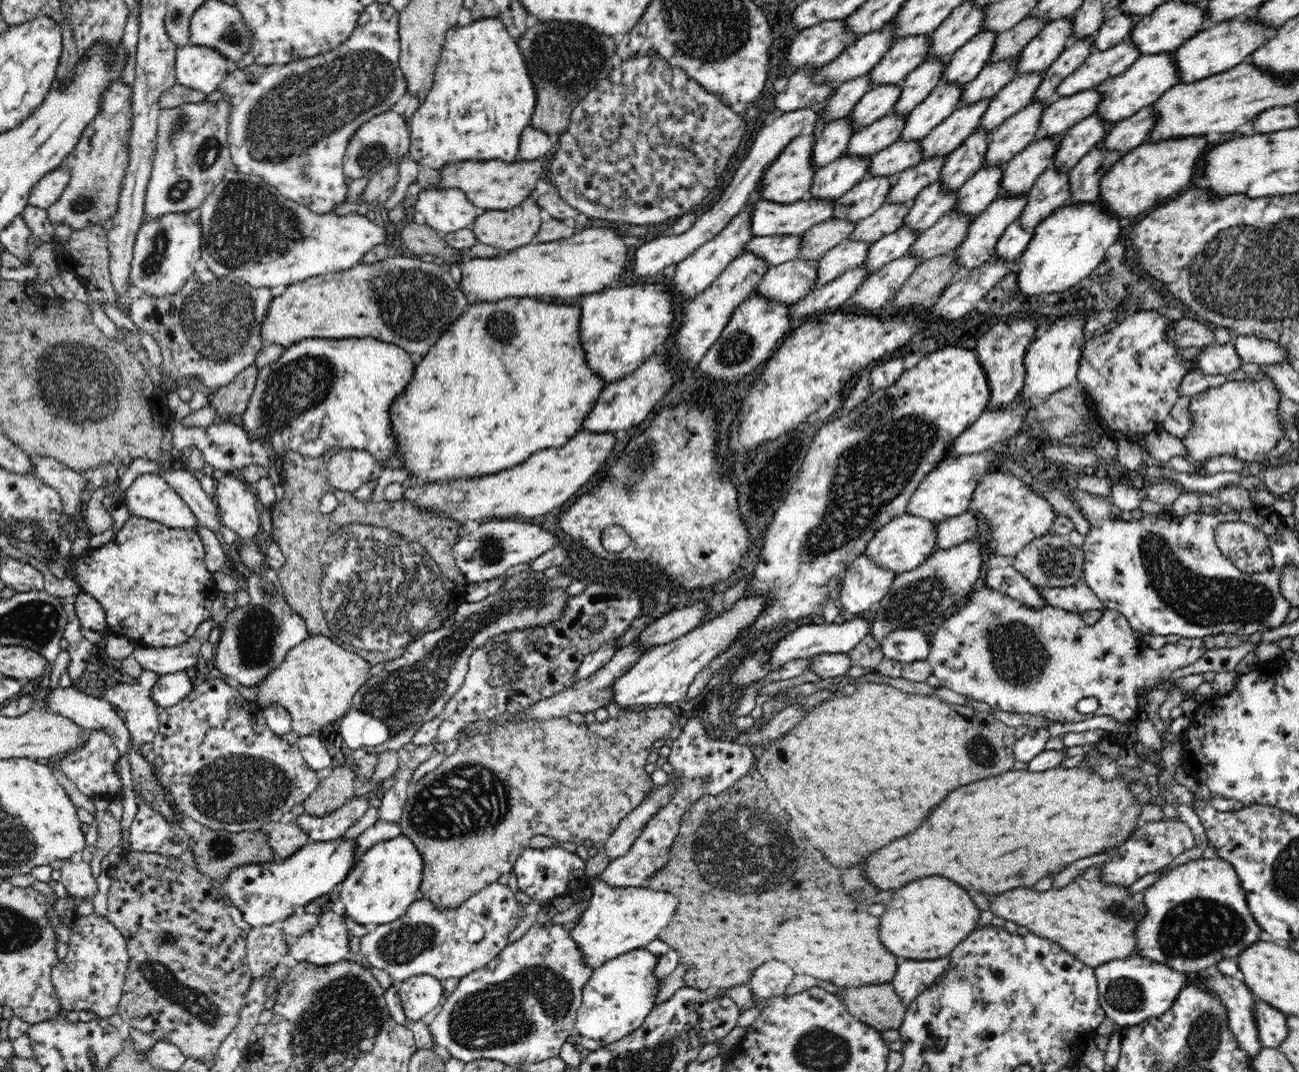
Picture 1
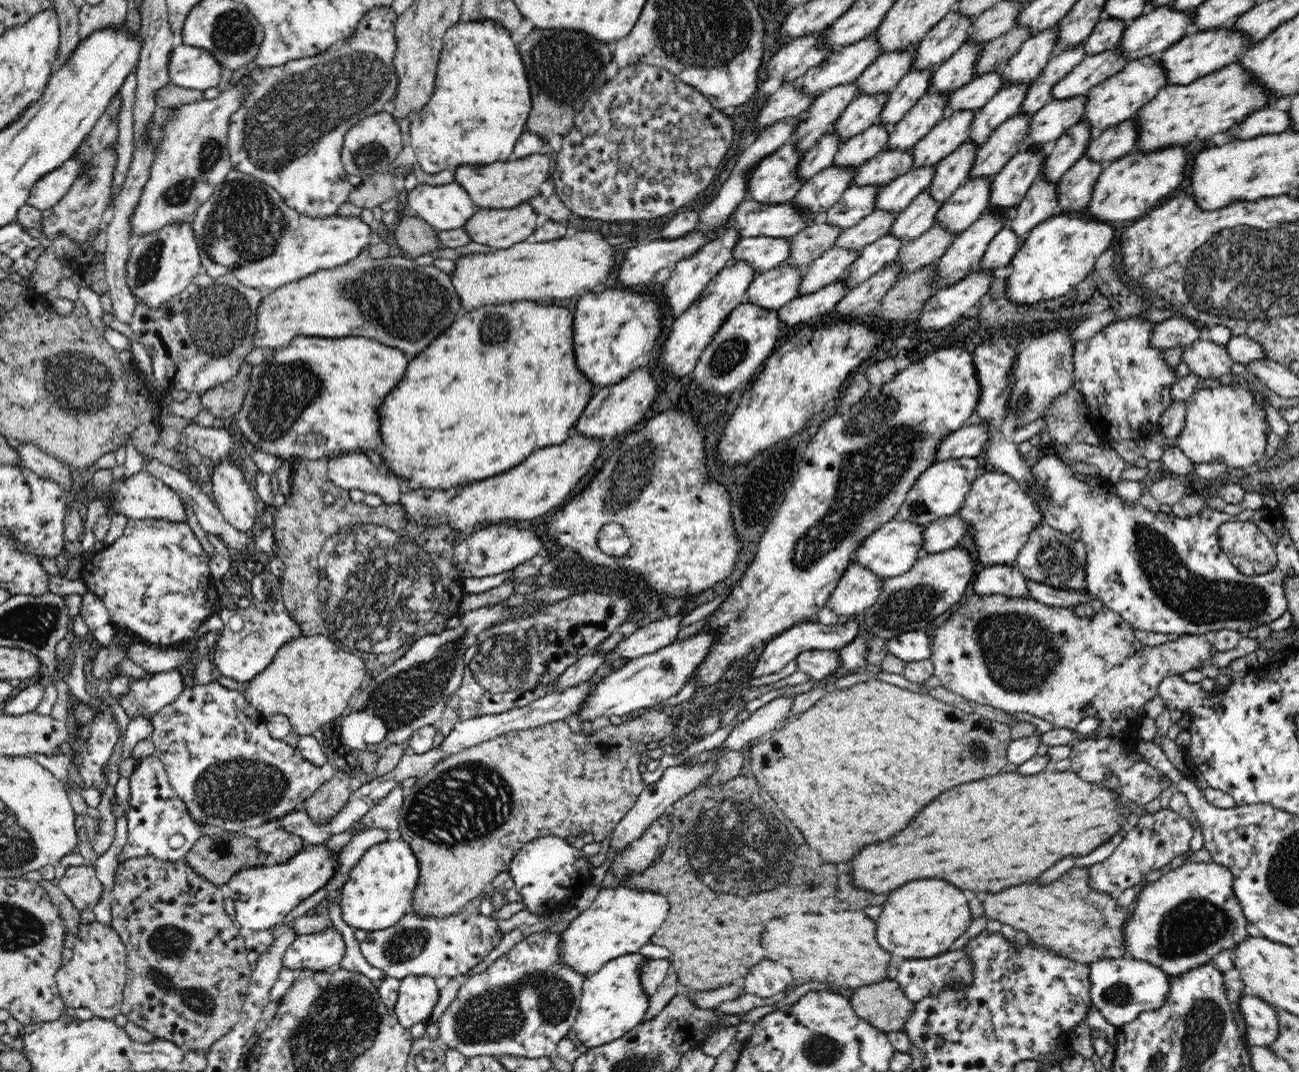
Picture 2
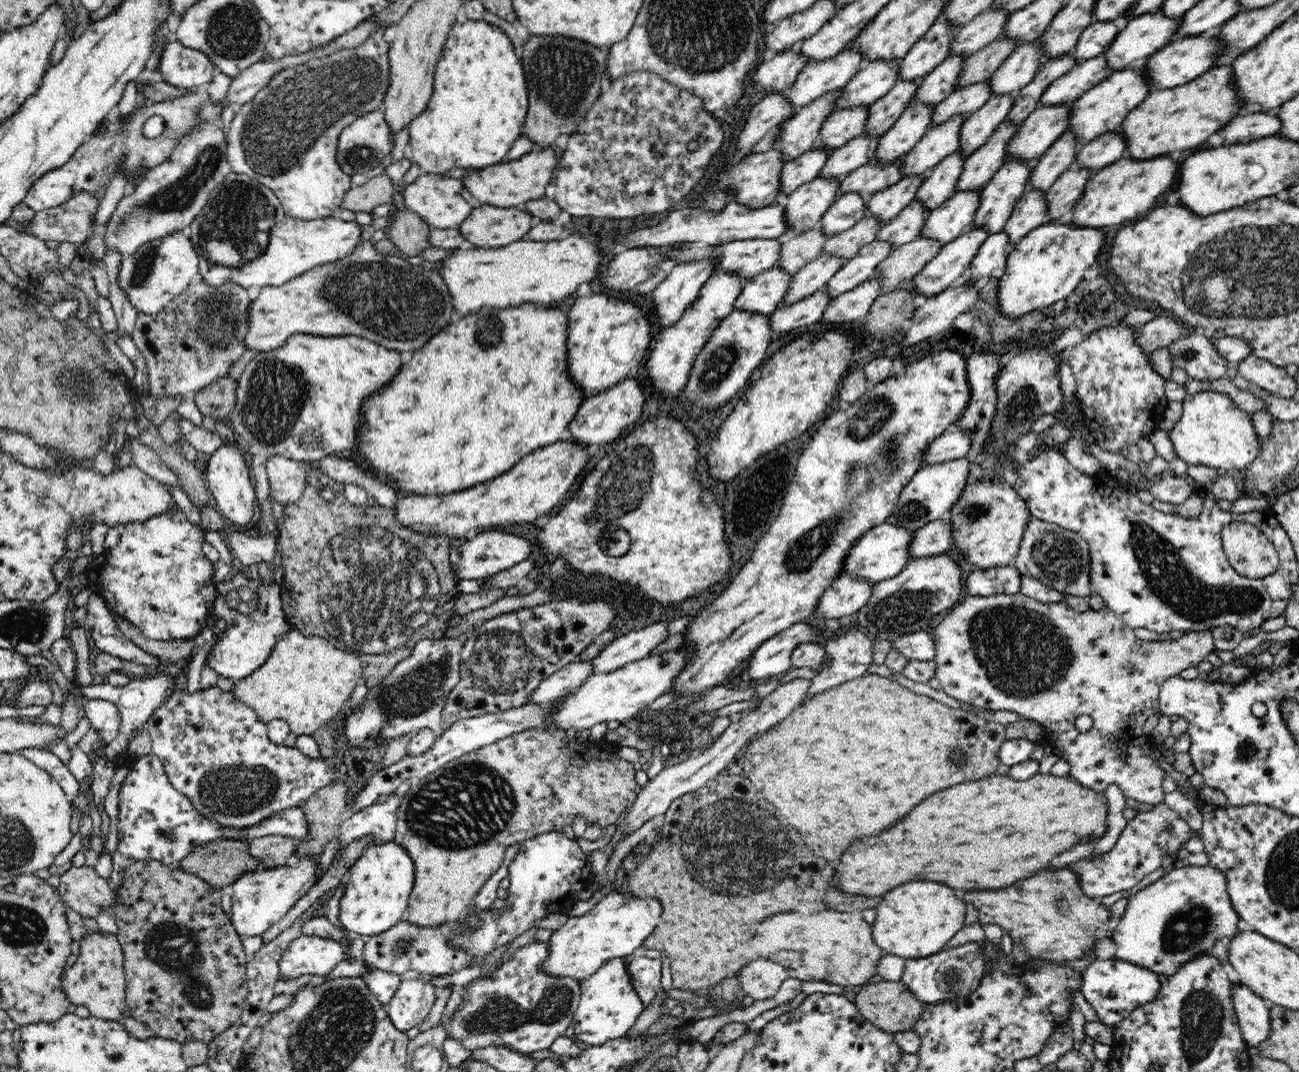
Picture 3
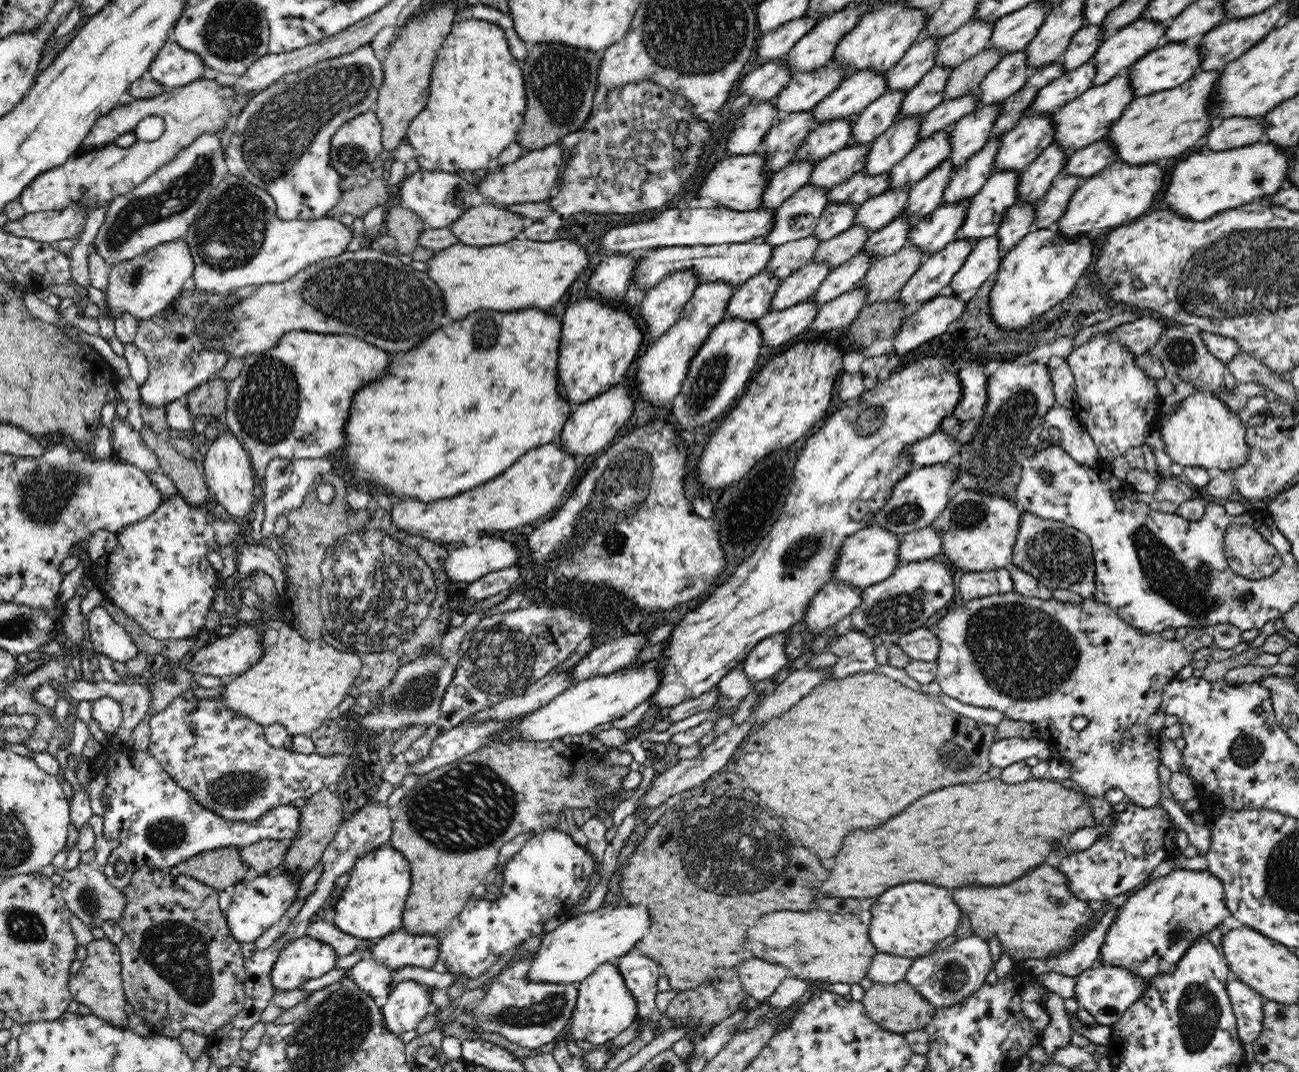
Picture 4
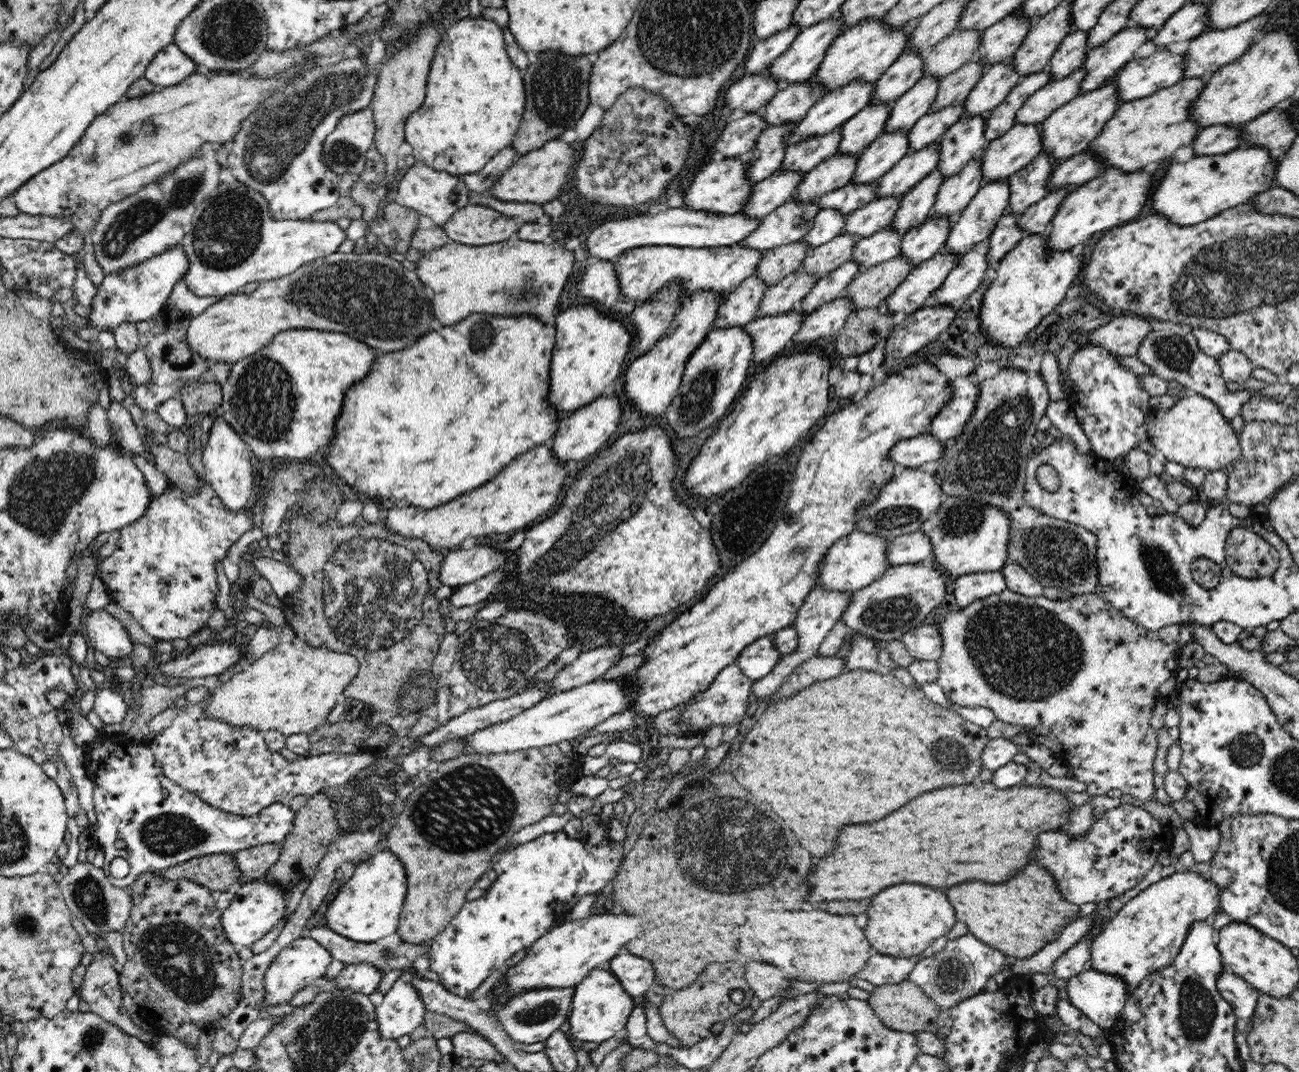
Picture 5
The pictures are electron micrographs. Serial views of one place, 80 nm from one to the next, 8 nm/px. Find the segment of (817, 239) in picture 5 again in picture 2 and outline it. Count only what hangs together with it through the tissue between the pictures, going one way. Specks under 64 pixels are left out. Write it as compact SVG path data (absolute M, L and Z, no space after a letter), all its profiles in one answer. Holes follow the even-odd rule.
M850 186L827 212L826 223L844 230L858 224L862 218L874 211L874 196L878 187Z

